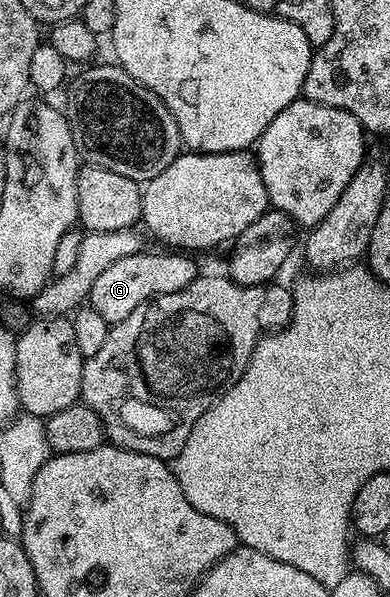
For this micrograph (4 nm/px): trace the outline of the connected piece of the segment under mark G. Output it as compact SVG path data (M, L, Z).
M144 251L137 255L129 255L125 259L117 259L113 267L108 267L105 272L97 278L97 283L93 283L91 296L89 298L90 308L105 319L108 326L119 325L137 307L141 307L147 301L154 301L156 297L181 291L195 282L200 276L201 269L195 266L194 256L183 251L163 251L167 253L150 253Z

